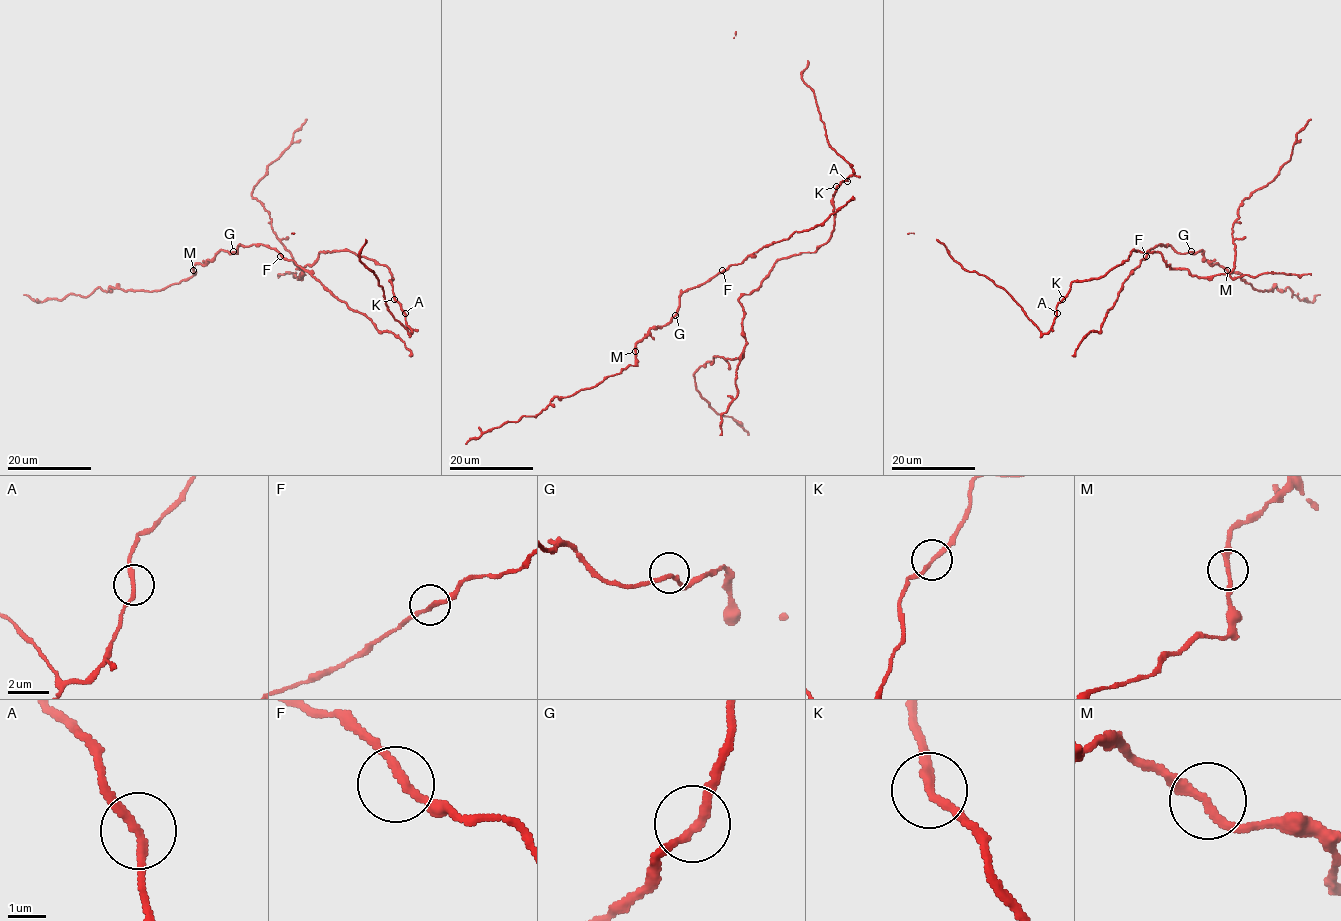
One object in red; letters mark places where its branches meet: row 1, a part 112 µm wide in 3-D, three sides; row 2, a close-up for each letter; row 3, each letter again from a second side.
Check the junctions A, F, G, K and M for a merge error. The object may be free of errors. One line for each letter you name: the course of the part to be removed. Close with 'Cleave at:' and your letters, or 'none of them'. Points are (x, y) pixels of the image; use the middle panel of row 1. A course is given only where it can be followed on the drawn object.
Cleave at: none of them

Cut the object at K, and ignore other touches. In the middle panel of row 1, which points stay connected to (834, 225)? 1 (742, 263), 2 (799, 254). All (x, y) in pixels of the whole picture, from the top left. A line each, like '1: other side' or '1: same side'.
1: other side
2: same side

